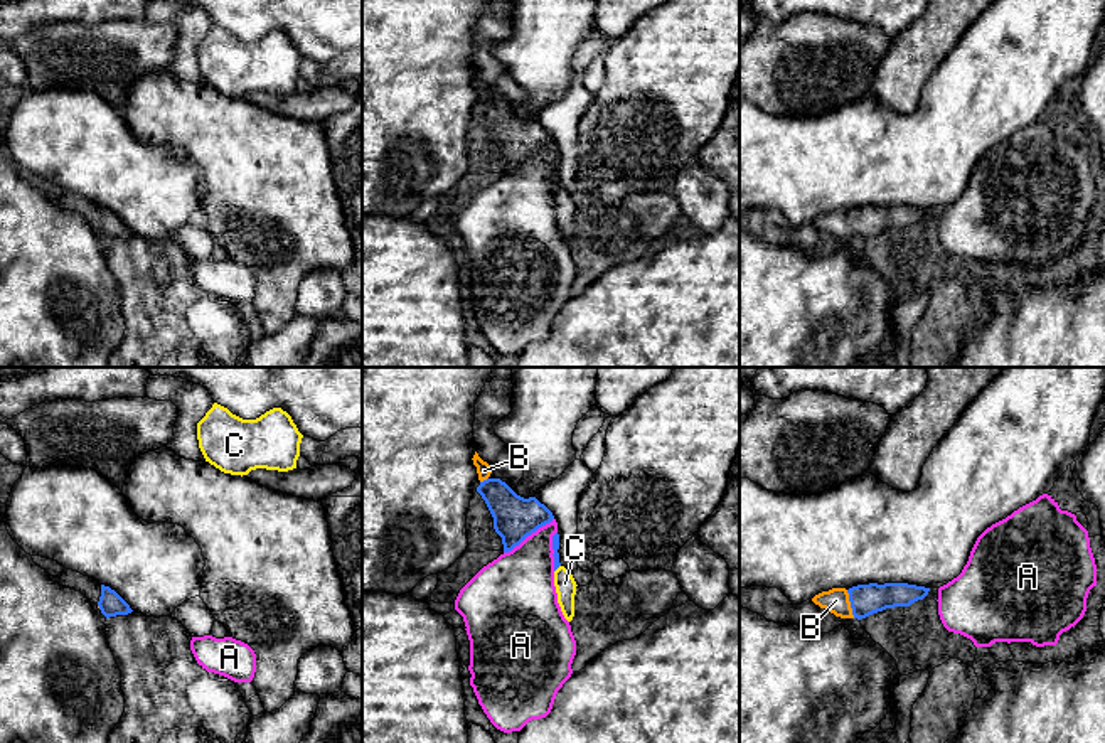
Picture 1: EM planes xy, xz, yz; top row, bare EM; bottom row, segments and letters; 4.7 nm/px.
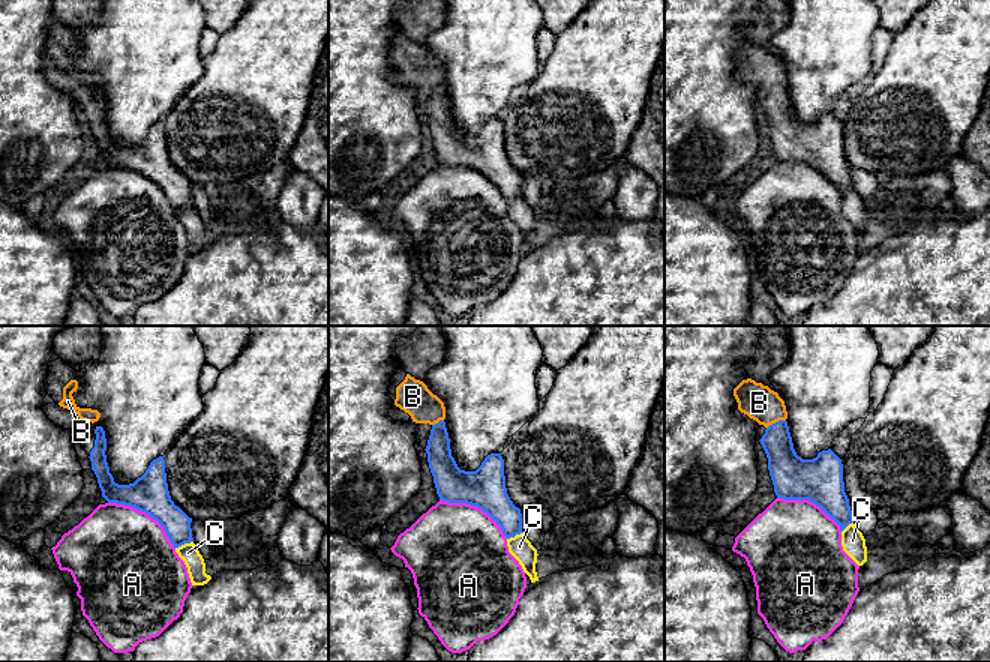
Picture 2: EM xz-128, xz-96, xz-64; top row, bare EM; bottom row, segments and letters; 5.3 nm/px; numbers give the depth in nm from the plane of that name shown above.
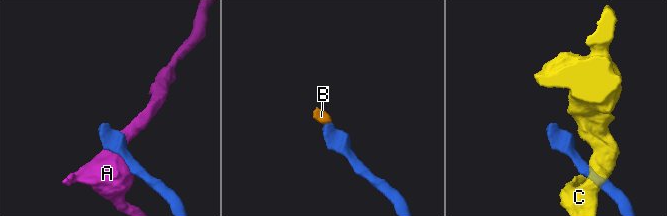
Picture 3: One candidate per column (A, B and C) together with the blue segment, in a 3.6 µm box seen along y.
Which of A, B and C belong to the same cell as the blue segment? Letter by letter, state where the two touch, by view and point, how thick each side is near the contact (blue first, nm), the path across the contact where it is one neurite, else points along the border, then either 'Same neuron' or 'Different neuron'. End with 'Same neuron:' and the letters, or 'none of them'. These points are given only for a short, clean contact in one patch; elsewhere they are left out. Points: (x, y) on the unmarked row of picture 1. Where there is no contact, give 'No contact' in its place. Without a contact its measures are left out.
A: Touches blue at xz (528, 157). Thickness 200 nm (blue) against 340 nm. Different neuron
B: Touches blue at yz (851, 226). Thickness 140 nm (blue) against 120 nm. Path across: yz (870, 221), (851, 226), (836, 223). Same neuron
C: Touches blue at xz (558, 189). Thickness 30 nm (blue) against 100 nm. Different neuron
Same neuron: B

